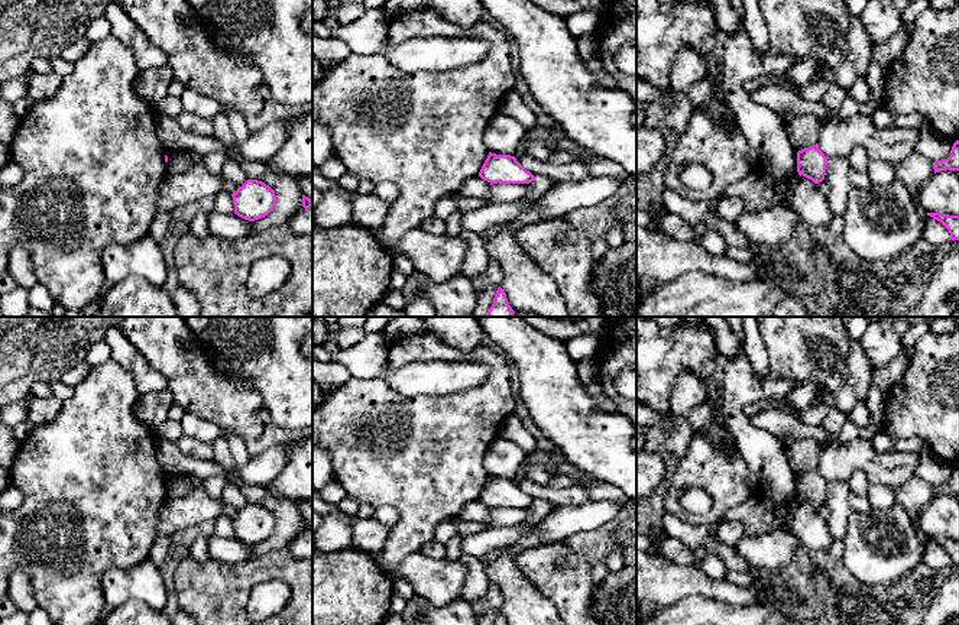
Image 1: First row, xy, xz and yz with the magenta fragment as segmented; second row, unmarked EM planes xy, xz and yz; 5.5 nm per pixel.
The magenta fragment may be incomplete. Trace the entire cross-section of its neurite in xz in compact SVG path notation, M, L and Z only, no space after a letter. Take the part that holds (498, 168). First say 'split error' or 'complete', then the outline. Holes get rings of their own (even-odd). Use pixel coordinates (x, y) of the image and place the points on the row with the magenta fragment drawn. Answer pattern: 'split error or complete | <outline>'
complete | M489 152L479 177L493 184L529 184L535 177L515 156Z

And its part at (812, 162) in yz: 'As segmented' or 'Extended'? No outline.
As segmented

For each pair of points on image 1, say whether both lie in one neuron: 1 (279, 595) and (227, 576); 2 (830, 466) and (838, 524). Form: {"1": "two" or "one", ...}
{"1": "two", "2": "two"}

